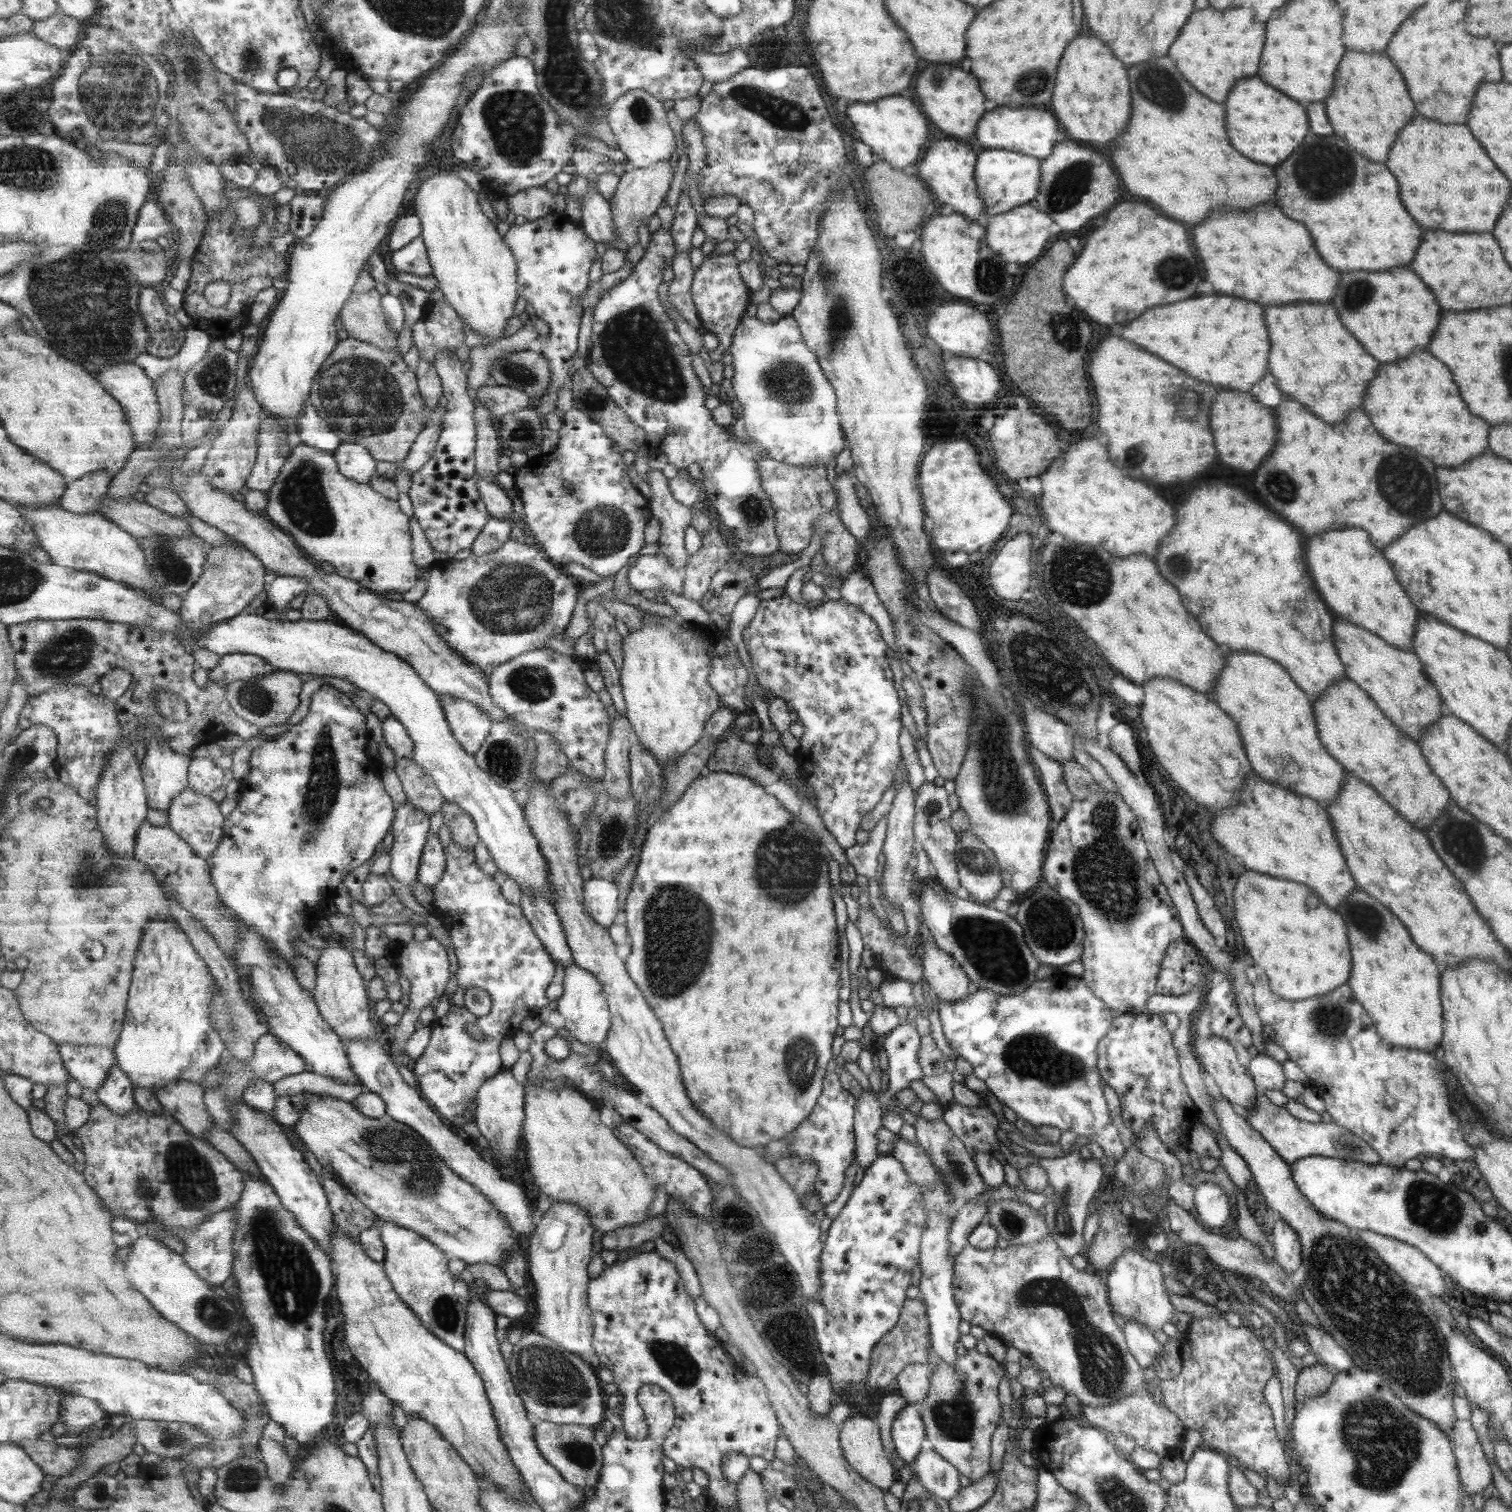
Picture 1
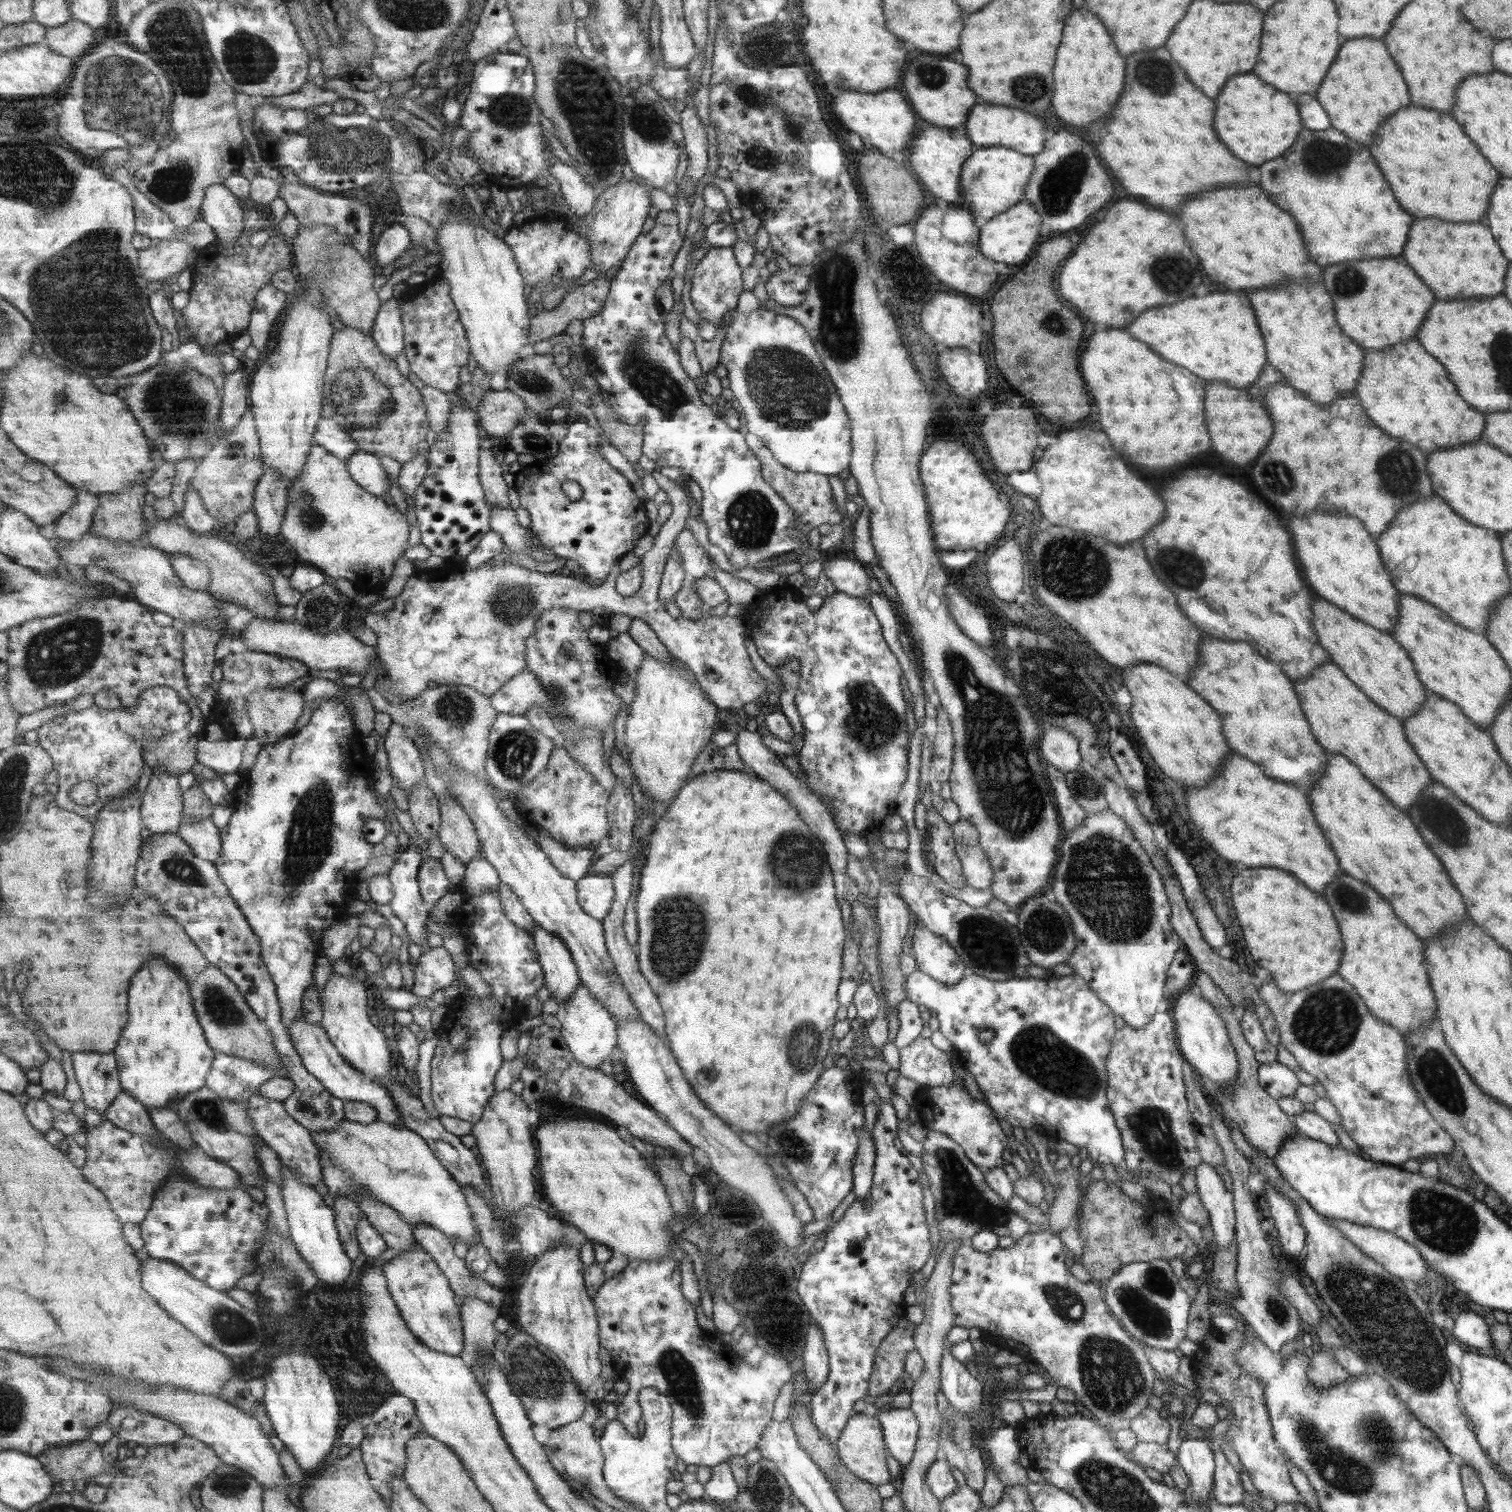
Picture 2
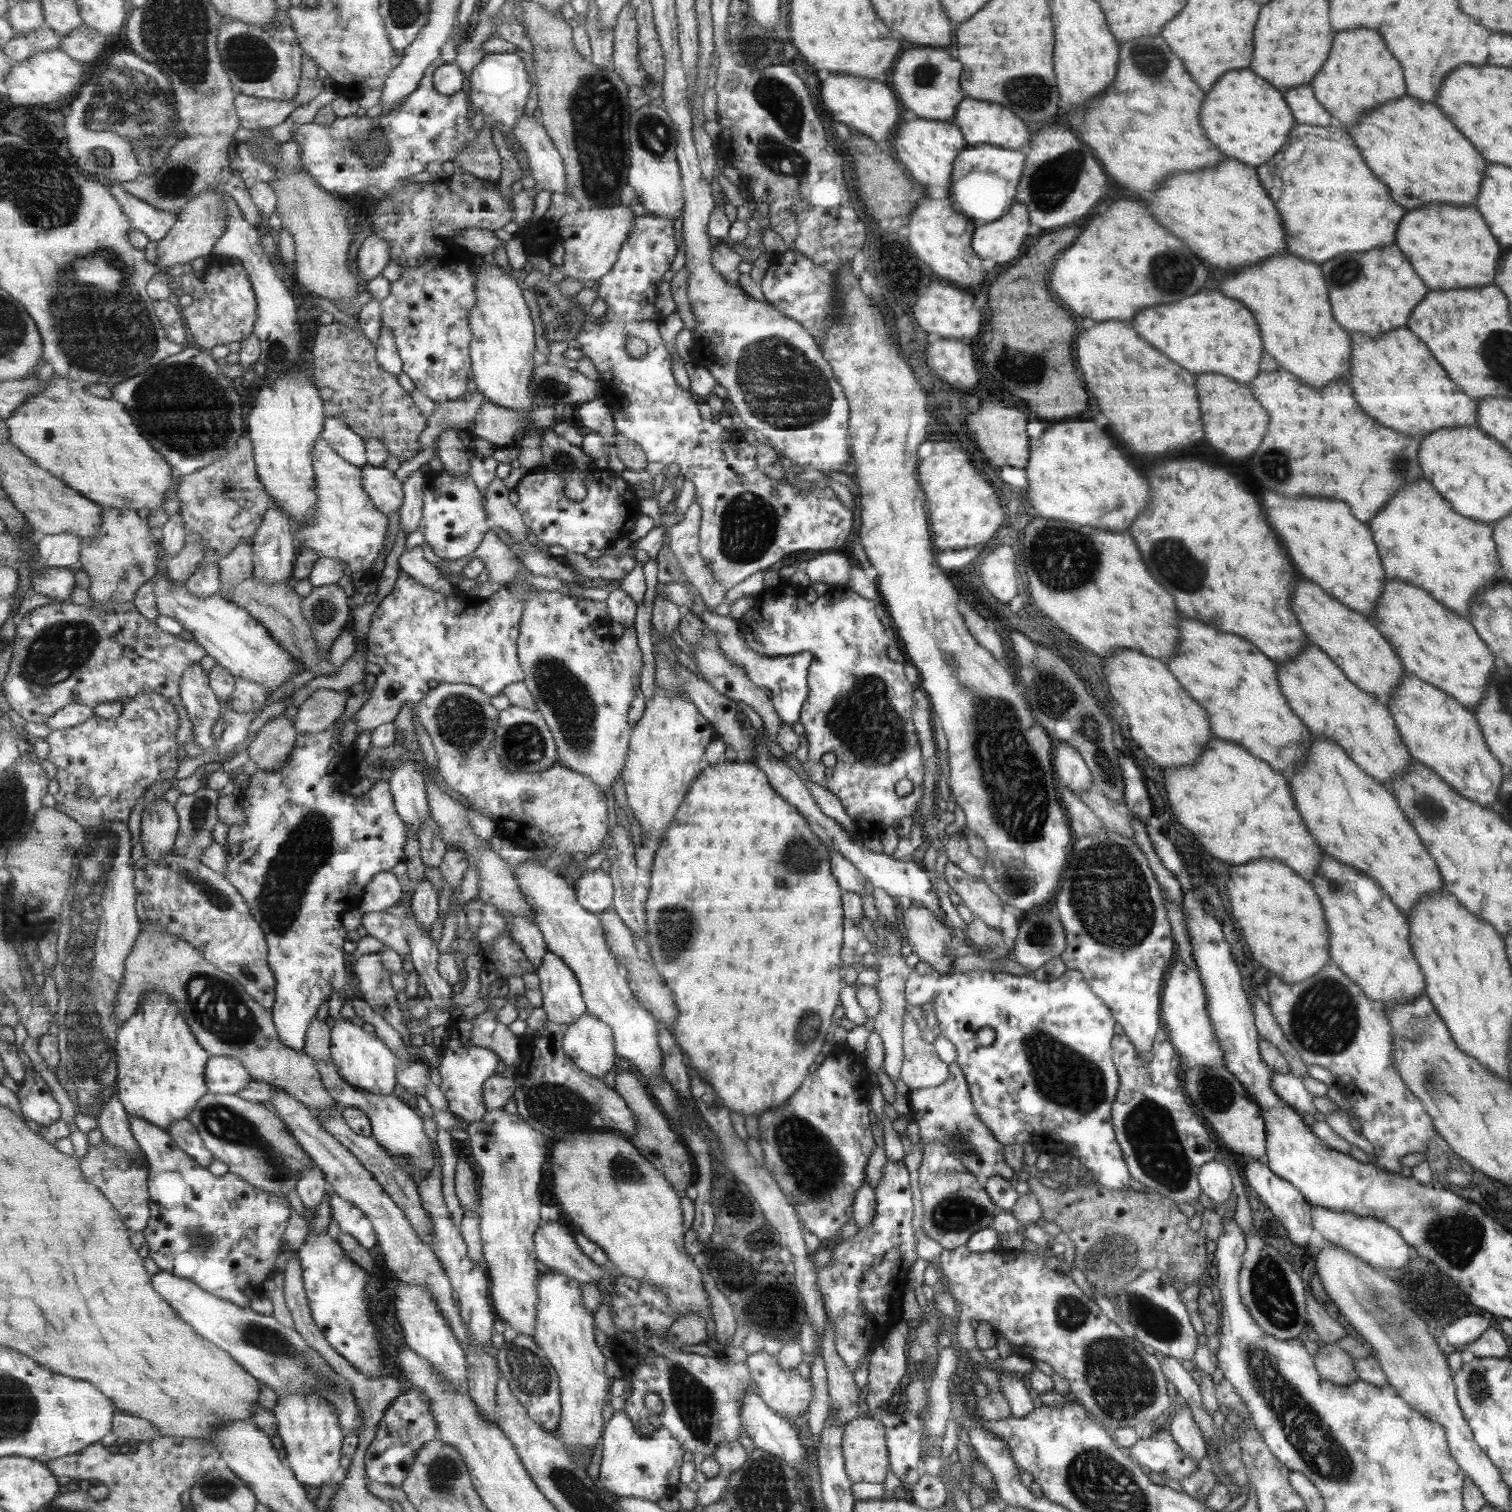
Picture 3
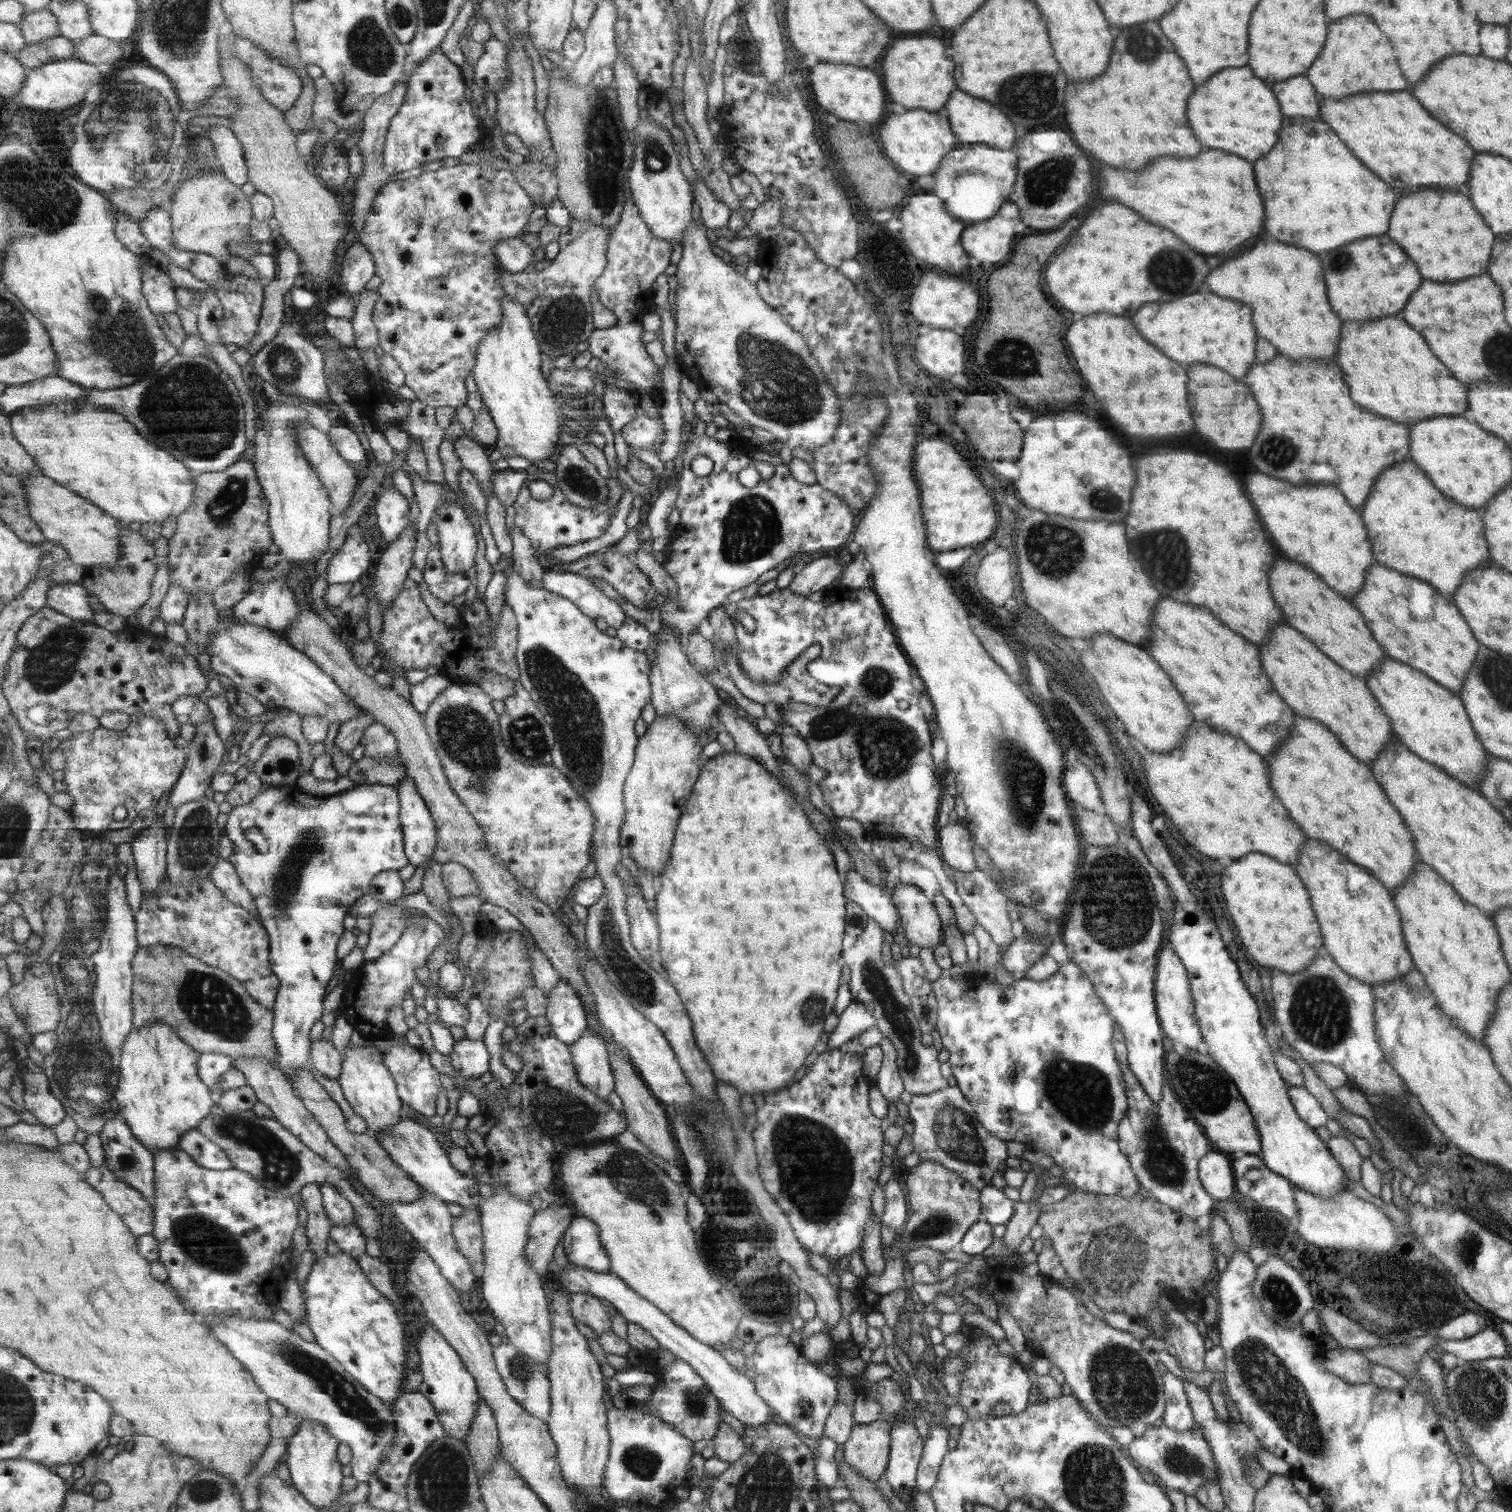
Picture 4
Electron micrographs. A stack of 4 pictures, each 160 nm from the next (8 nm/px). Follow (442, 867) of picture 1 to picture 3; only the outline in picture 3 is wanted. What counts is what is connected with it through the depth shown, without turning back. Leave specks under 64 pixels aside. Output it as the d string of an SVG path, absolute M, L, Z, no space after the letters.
M423 878L423 881L415 886L415 892L411 897L411 912L415 921L419 925L430 931L431 926L439 920L439 892L433 887L429 880Z

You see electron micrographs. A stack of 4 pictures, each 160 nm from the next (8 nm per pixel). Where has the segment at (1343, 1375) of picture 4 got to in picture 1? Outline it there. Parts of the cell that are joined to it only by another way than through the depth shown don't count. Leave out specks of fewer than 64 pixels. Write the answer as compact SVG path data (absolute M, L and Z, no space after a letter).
M1319 1362L1303 1367L1294 1387L1294 1400L1304 1402L1317 1398L1327 1391L1333 1380L1334 1371Z

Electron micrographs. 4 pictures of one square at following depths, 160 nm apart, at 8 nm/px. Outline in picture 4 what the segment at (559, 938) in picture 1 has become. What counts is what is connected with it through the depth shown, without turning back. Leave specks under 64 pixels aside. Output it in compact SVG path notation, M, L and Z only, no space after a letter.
M562 978L548 995L549 1006L546 1017L551 1021L556 1036L570 1047L588 1030L587 1011L579 993Z

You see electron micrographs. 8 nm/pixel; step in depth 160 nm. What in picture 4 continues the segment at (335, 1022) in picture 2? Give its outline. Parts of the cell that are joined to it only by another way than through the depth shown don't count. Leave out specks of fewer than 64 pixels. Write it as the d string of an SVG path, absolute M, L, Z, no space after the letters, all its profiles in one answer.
M351 1045L344 1055L342 1075L339 1080L346 1099L368 1124L368 1132L380 1136L384 1130L397 1126L404 1115L403 1101L398 1092L398 1084L385 1066L383 1053L373 1053L361 1045Z

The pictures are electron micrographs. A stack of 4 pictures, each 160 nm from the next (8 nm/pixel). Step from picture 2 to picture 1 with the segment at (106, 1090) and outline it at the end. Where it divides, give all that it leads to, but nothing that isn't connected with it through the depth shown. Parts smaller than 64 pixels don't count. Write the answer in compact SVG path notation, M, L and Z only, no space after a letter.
M64 1044L60 1047L60 1053L69 1074L84 1089L98 1091L118 1064L116 1052L100 1046Z

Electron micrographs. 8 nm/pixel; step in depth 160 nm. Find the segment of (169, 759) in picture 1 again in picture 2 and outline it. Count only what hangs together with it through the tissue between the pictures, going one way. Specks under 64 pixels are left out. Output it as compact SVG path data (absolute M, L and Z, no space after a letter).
M155 768L142 798L144 826L151 834L179 834L184 820L184 793L178 776Z

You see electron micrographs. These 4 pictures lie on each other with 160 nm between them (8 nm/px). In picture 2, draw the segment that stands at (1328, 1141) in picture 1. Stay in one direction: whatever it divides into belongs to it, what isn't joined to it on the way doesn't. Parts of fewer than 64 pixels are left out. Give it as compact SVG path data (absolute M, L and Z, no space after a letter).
M1195 969L1191 984L1199 988L1200 995L1213 1004L1224 1020L1225 1028L1228 1030L1228 1036L1231 1038L1231 1044L1235 1046L1236 1057L1239 1061L1236 1079L1231 1084L1217 1086L1216 1090L1213 1090L1213 1094L1209 1094L1205 1090L1203 1095L1207 1100L1215 1104L1215 1110L1219 1111L1223 1119L1230 1118L1230 1120L1235 1122L1237 1130L1241 1132L1249 1146L1257 1150L1260 1155L1273 1159L1279 1154L1282 1140L1299 1132L1292 1124L1292 1121L1287 1119L1287 1115L1279 1109L1275 1102L1276 1100L1269 1096L1265 1088L1259 1083L1257 1072L1259 1064L1254 1059L1253 1049L1251 1049L1251 1046L1247 1044L1242 1036L1237 1016L1238 1009L1230 1005L1229 999L1211 982L1211 978L1207 978L1205 972L1199 972L1199 970Z

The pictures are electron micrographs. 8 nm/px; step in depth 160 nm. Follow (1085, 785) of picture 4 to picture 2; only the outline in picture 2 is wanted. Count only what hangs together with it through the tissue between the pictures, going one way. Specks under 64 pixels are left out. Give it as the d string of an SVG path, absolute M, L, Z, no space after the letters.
M1043 724L1044 735L1041 736L1041 756L1053 768L1063 773L1075 772L1083 761L1078 753L1078 740L1064 728Z

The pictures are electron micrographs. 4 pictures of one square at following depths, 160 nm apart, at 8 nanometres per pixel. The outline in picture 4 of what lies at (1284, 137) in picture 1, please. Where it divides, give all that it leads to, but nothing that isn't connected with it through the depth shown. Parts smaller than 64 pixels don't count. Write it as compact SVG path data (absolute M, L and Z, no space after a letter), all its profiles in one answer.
M1247 66L1223 68L1189 96L1189 128L1193 128L1193 136L1201 140L1201 146L1217 148L1243 160L1257 160L1267 154L1277 140L1279 124L1281 114L1275 96Z

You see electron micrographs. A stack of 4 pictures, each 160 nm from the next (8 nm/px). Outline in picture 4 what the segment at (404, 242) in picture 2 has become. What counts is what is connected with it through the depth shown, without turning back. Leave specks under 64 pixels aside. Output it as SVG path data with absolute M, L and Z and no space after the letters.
M360 241L355 242L345 252L342 261L342 271L336 278L340 279L341 290L346 290L345 293L348 296L350 294L360 295L366 288L367 283L376 275L376 264L373 258L372 252Z

